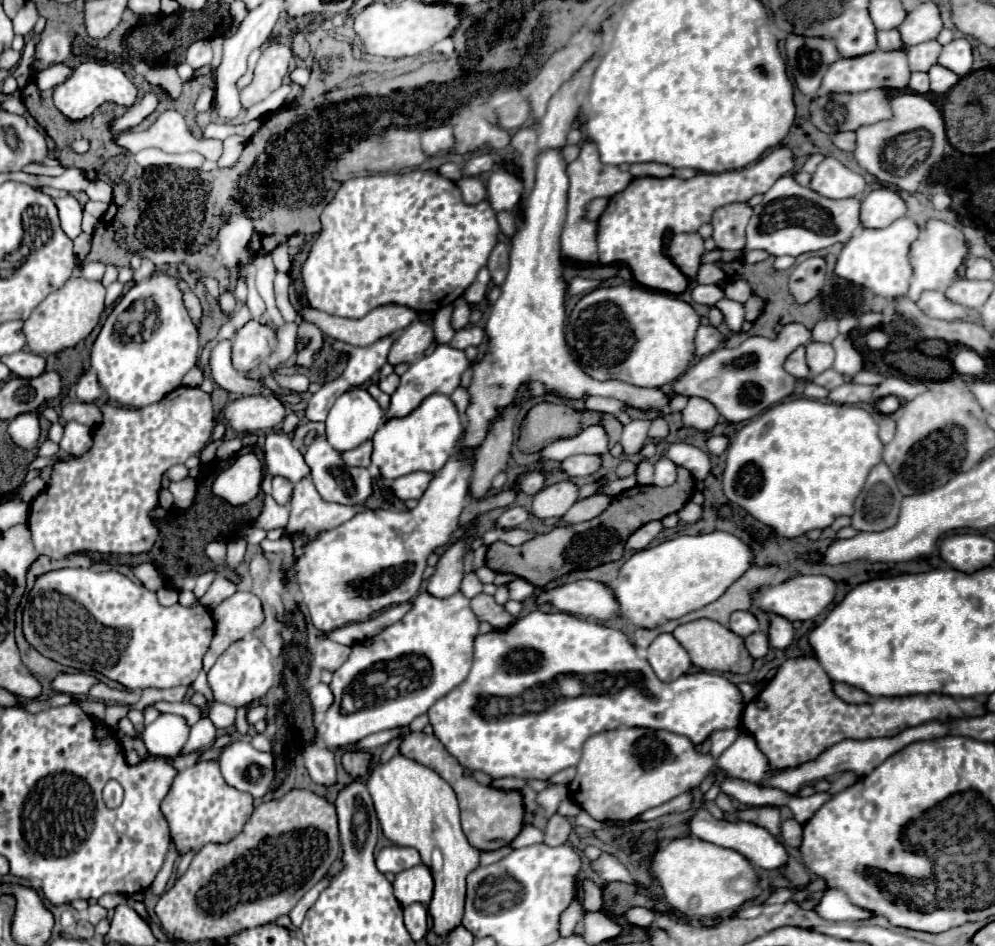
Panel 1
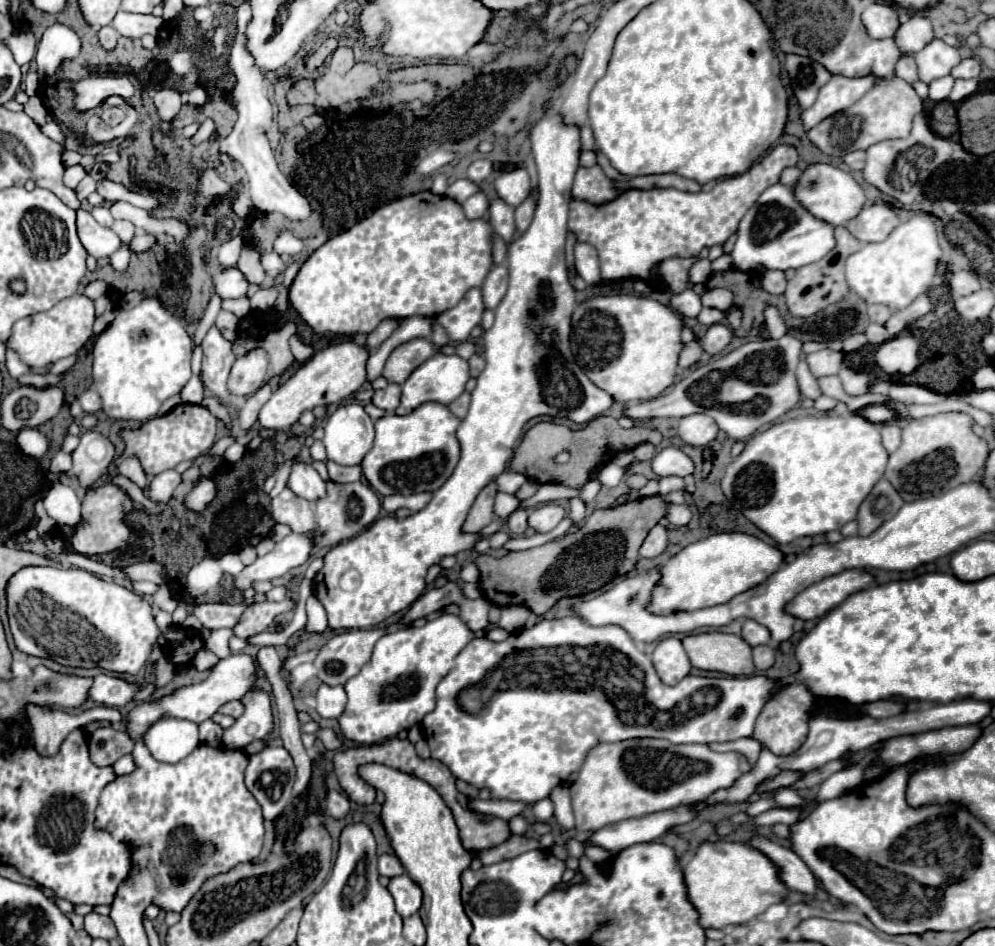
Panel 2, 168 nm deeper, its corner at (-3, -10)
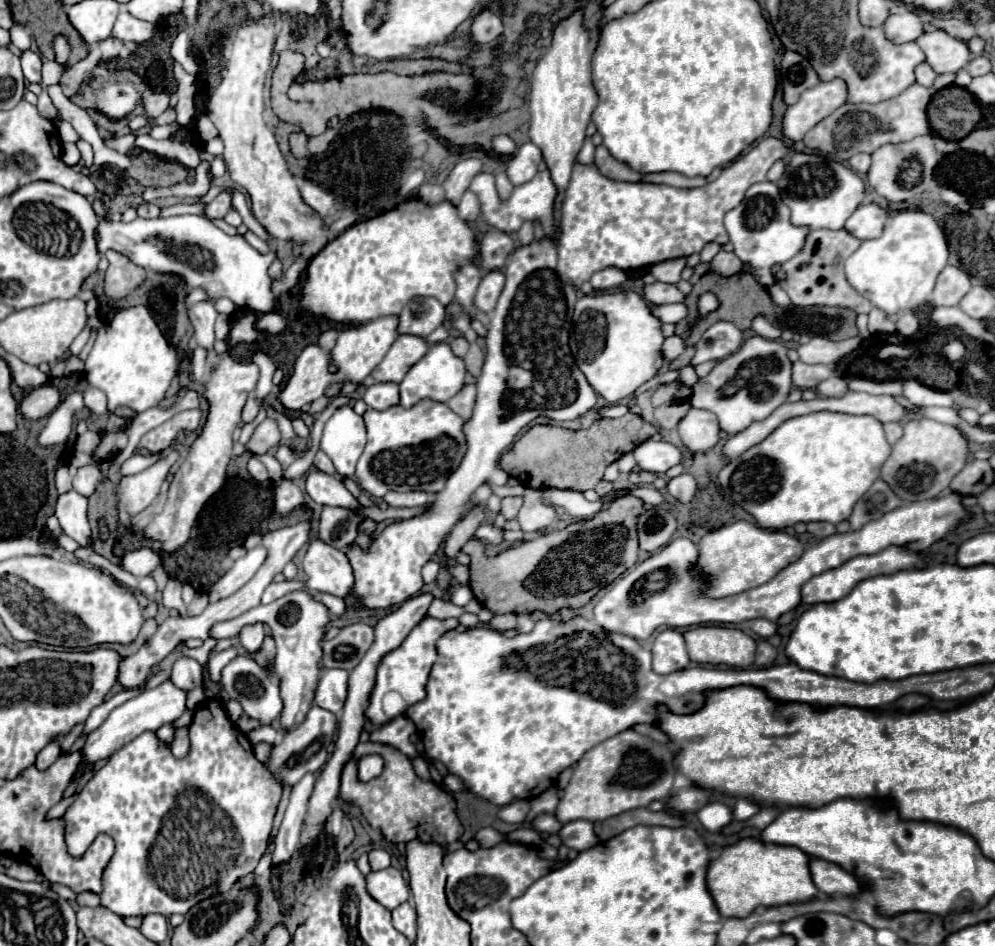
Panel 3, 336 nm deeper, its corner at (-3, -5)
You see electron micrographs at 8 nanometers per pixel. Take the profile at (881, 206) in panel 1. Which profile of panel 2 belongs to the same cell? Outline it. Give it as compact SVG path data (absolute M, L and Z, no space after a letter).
M873 203L869 207L863 207L861 213L847 223L847 229L863 243L877 243L885 241L895 225L899 225L895 209L887 203Z

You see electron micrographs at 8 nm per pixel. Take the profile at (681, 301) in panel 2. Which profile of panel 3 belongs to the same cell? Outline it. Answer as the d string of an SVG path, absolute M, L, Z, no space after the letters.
M655 282L651 286L645 286L645 294L643 298L649 304L675 304L675 302L685 302L685 294L673 286L673 284L663 284L663 282Z

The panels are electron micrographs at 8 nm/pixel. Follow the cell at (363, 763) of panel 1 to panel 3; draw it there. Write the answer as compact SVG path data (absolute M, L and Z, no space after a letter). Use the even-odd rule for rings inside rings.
M359 742L351 760L343 766L341 772L341 796L345 800L355 802L361 810L367 822L373 828L381 828L385 838L391 842L409 842L417 836L415 828L417 824L421 826L421 836L437 840L441 844L453 844L455 840L461 840L465 828L461 826L457 812L455 812L455 798L437 786L431 780L421 780L415 770L411 760L401 754L397 748L387 746L387 744L375 744L375 742ZM365 754L379 754L385 760L385 770L379 778L369 780L369 782L359 782L357 780L357 762ZM373 788L379 788L383 796L379 800L371 798Z

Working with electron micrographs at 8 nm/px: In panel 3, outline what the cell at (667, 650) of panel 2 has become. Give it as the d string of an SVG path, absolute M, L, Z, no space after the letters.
M663 630L655 638L651 652L653 652L653 670L657 674L671 674L683 670L691 662L685 650L683 634L677 630Z

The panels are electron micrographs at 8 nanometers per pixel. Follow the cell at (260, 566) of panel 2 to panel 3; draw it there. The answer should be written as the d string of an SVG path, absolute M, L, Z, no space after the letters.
M257 546L257 548L249 550L243 558L239 558L233 564L233 568L223 578L219 578L219 582L213 584L213 588L209 592L209 600L217 602L221 598L235 594L241 586L245 586L257 574L257 570L263 566L265 558L267 558L267 548Z

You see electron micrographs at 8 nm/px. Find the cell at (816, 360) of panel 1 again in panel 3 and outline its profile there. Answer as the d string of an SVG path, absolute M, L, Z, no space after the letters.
M815 336L809 340L809 344L803 344L797 348L801 362L805 364L835 364L845 354L853 352L861 344L861 336L855 336L851 340L833 342L821 336Z

